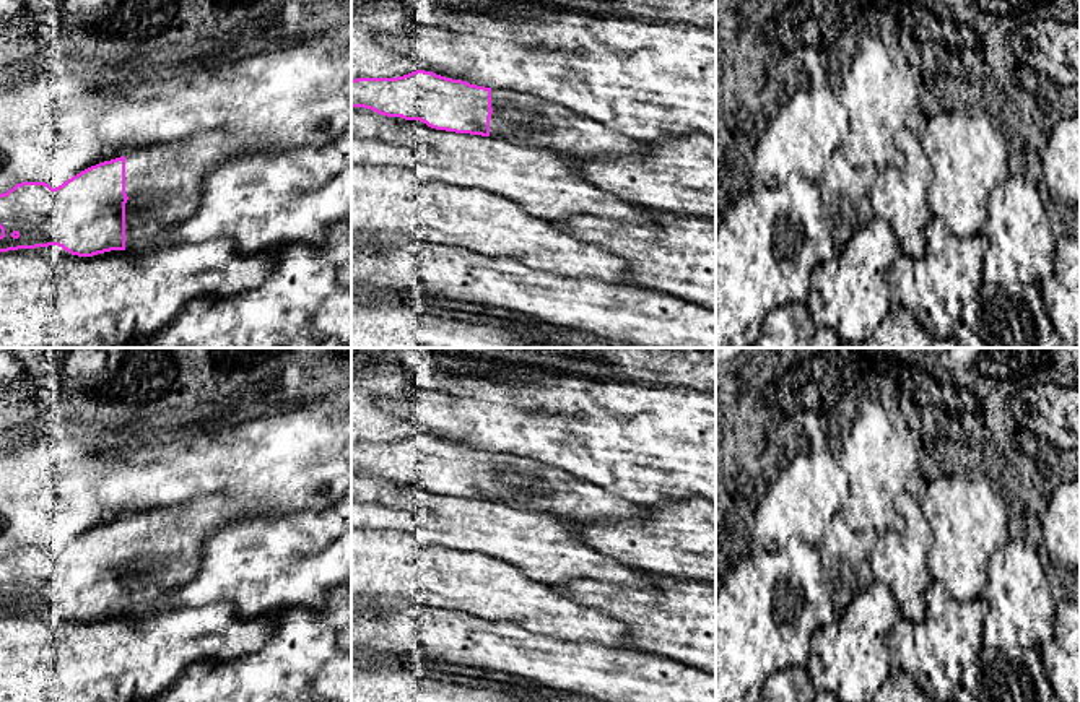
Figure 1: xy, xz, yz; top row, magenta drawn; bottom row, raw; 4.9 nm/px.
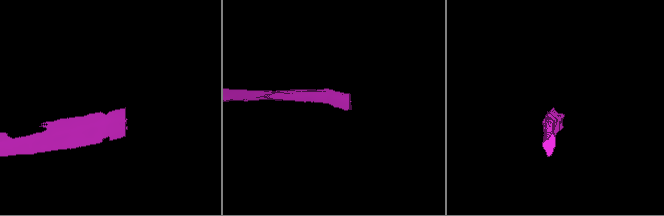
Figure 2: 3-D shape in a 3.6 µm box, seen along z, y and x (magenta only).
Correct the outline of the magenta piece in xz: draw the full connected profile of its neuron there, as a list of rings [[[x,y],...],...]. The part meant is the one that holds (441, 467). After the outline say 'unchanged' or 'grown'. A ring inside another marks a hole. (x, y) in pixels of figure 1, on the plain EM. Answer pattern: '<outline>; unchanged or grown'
[[[425,434],[397,442],[351,444],[351,471],[371,473],[387,481],[420,484],[436,494],[499,500],[516,509],[551,514],[582,523],[597,520],[629,522],[649,515],[647,507],[623,500],[561,468],[511,453],[477,450]]]; grown

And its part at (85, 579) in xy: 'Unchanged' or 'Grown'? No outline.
Grown

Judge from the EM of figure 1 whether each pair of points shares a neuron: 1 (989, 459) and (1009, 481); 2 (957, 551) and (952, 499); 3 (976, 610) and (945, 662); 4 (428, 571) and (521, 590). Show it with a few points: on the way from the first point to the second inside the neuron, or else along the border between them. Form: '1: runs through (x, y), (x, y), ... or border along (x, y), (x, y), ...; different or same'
1: runs through (994, 463), (1007, 476); same
2: runs through (957, 538), (957, 512); same
3: runs through (963, 623), (945, 641), (945, 649); same
4: runs through (451, 579), (498, 590); same

